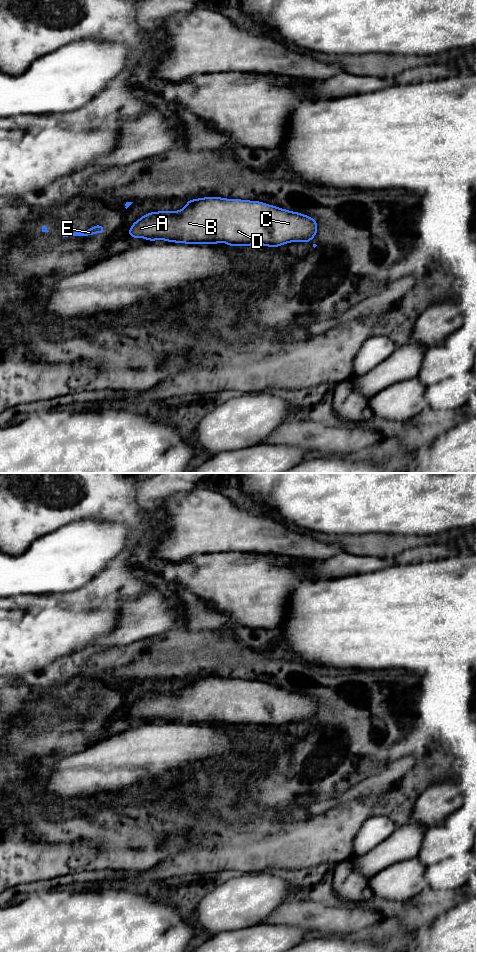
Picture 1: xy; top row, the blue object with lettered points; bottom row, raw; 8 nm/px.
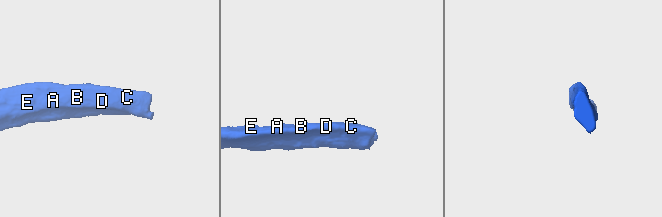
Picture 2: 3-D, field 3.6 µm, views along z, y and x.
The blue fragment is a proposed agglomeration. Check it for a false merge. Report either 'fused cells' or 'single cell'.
single cell

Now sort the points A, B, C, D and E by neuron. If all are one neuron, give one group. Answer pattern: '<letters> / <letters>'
A B C D E

